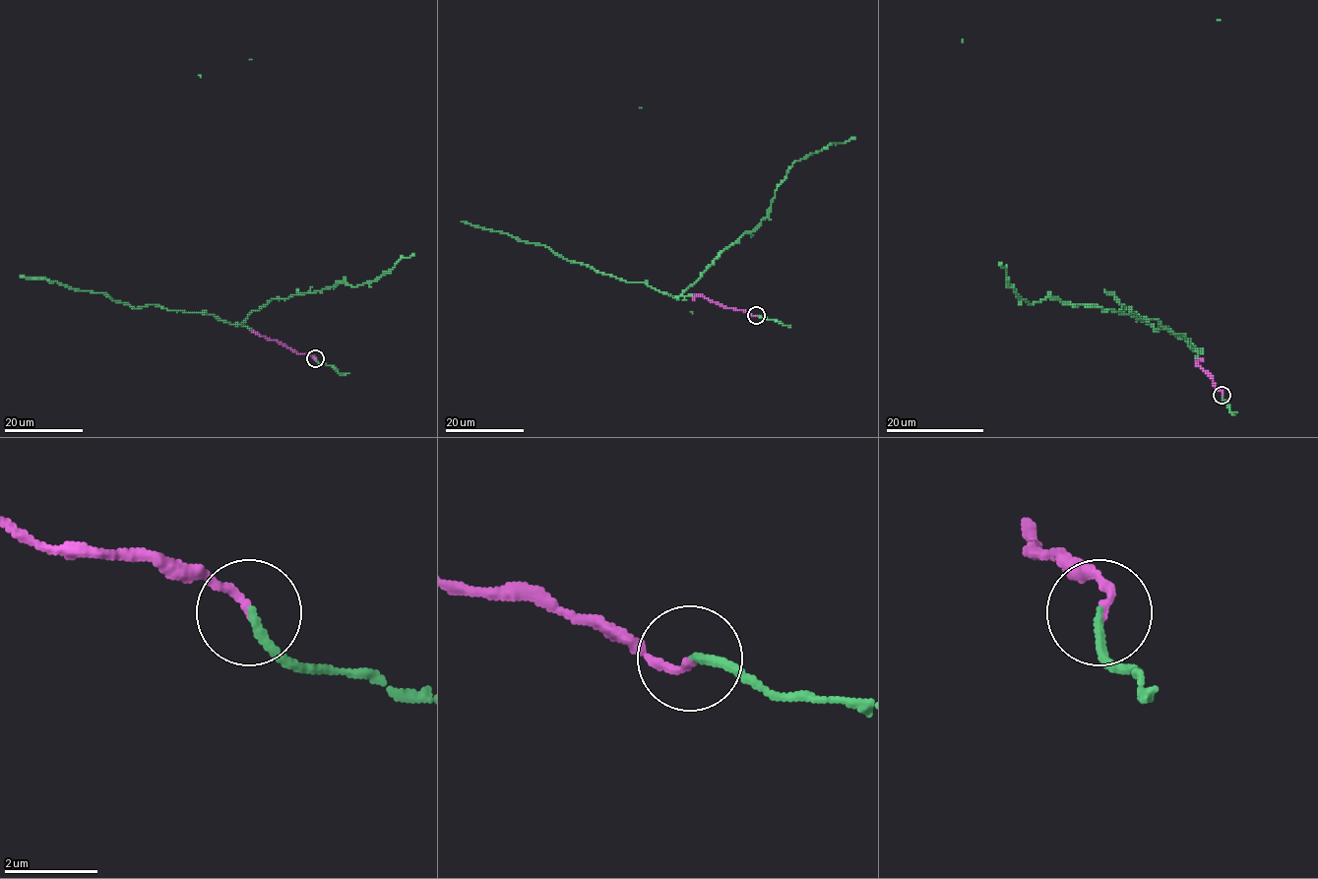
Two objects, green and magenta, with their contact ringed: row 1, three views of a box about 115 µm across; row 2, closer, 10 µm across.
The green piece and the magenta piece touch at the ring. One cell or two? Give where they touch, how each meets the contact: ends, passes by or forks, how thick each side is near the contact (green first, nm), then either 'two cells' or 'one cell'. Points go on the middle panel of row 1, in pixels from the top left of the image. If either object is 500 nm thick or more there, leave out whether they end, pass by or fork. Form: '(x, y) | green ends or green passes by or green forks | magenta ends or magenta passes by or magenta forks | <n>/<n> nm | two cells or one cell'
(756, 315) | green ends | magenta ends | 170/170 nm | one cell

